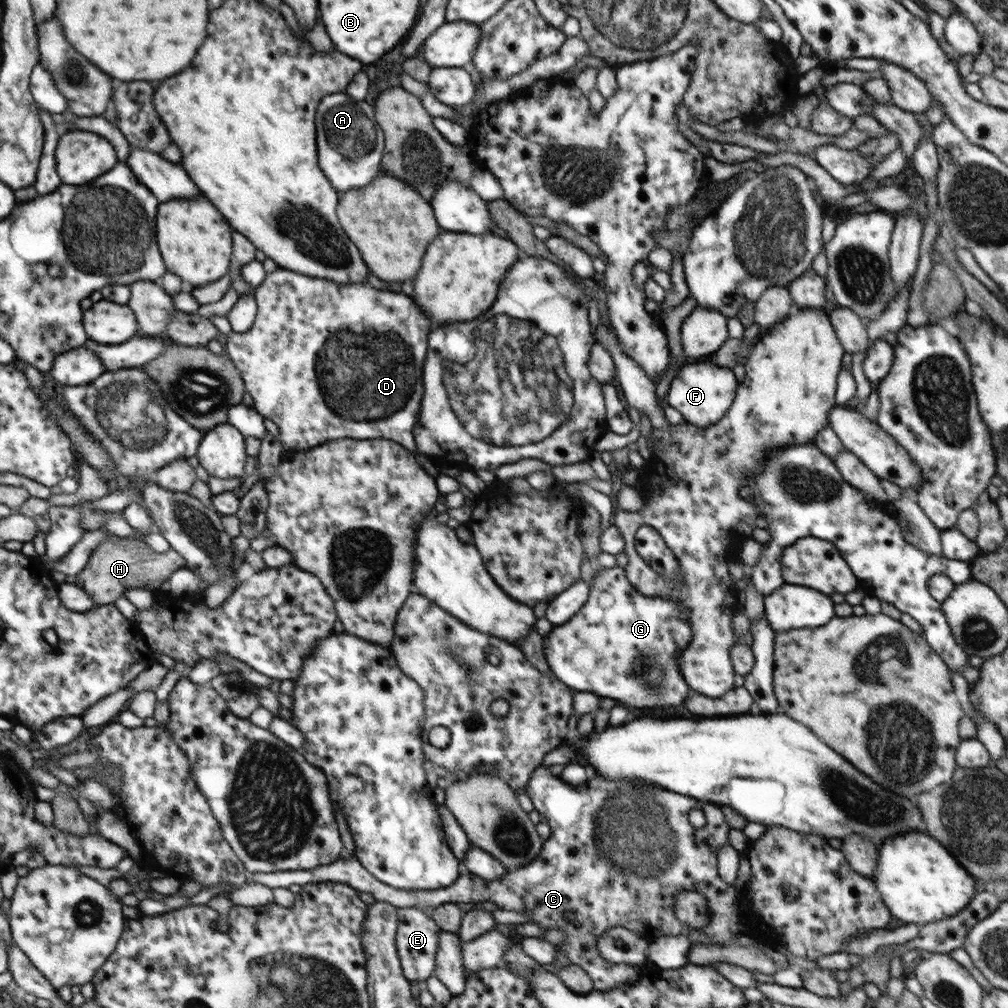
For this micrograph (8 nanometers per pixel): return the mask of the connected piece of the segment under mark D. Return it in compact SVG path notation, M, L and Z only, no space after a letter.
M276 269L268 273L264 282L257 286L253 293L258 300L258 316L255 324L247 333L235 333L232 331L222 338L224 350L229 354L232 362L238 367L246 389L254 399L255 410L266 419L274 422L279 429L278 440L286 452L306 451L320 446L327 441L336 439L352 438L356 440L386 439L392 440L404 446L409 452L418 452L418 446L412 434L412 429L420 417L420 402L424 392L423 364L427 353L427 339L434 328L434 324L424 314L424 311L410 300L406 294L394 294L386 290L376 290L372 286L348 286L324 280L323 278L312 278L303 274L293 273L291 270Z

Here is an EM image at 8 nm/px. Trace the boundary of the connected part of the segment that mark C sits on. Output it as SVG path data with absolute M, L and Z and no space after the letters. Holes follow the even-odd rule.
M541 765L531 774L526 793L535 806L535 813L542 813L551 826L551 835L543 844L540 854L527 866L507 872L499 880L485 880L480 876L461 871L460 876L451 886L437 890L397 890L378 881L368 870L361 866L355 857L339 858L332 864L323 865L312 870L286 870L276 873L249 873L252 883L274 888L289 888L292 885L308 885L318 882L340 882L356 891L369 893L379 902L388 902L397 909L414 907L430 912L440 904L456 903L494 903L499 909L520 913L534 913L531 922L538 924L544 931L558 929L564 933L566 940L557 945L559 951L567 954L571 964L581 966L593 980L594 988L605 991L621 984L632 984L639 979L639 972L635 965L608 962L596 950L596 940L610 928L626 928L630 932L651 934L654 937L669 935L686 937L705 934L710 941L720 945L728 944L736 939L736 935L745 931L745 924L739 917L739 892L734 886L728 886L718 875L717 852L728 841L730 827L724 819L720 806L708 801L701 801L685 794L670 792L660 786L644 788L634 782L620 782L620 779L607 779L598 773L581 783L563 781L560 776L550 774L550 767ZM690 810L702 810L706 817L706 824L695 828L688 821ZM696 890L700 896L706 898L710 912L709 923L702 929L690 929L673 915L672 902L682 892Z

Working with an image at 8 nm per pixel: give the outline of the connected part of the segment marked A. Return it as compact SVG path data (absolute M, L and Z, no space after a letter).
M344 92L325 96L315 114L317 159L331 186L341 193L372 184L382 170L385 136L375 117L375 108L366 101L352 100Z

